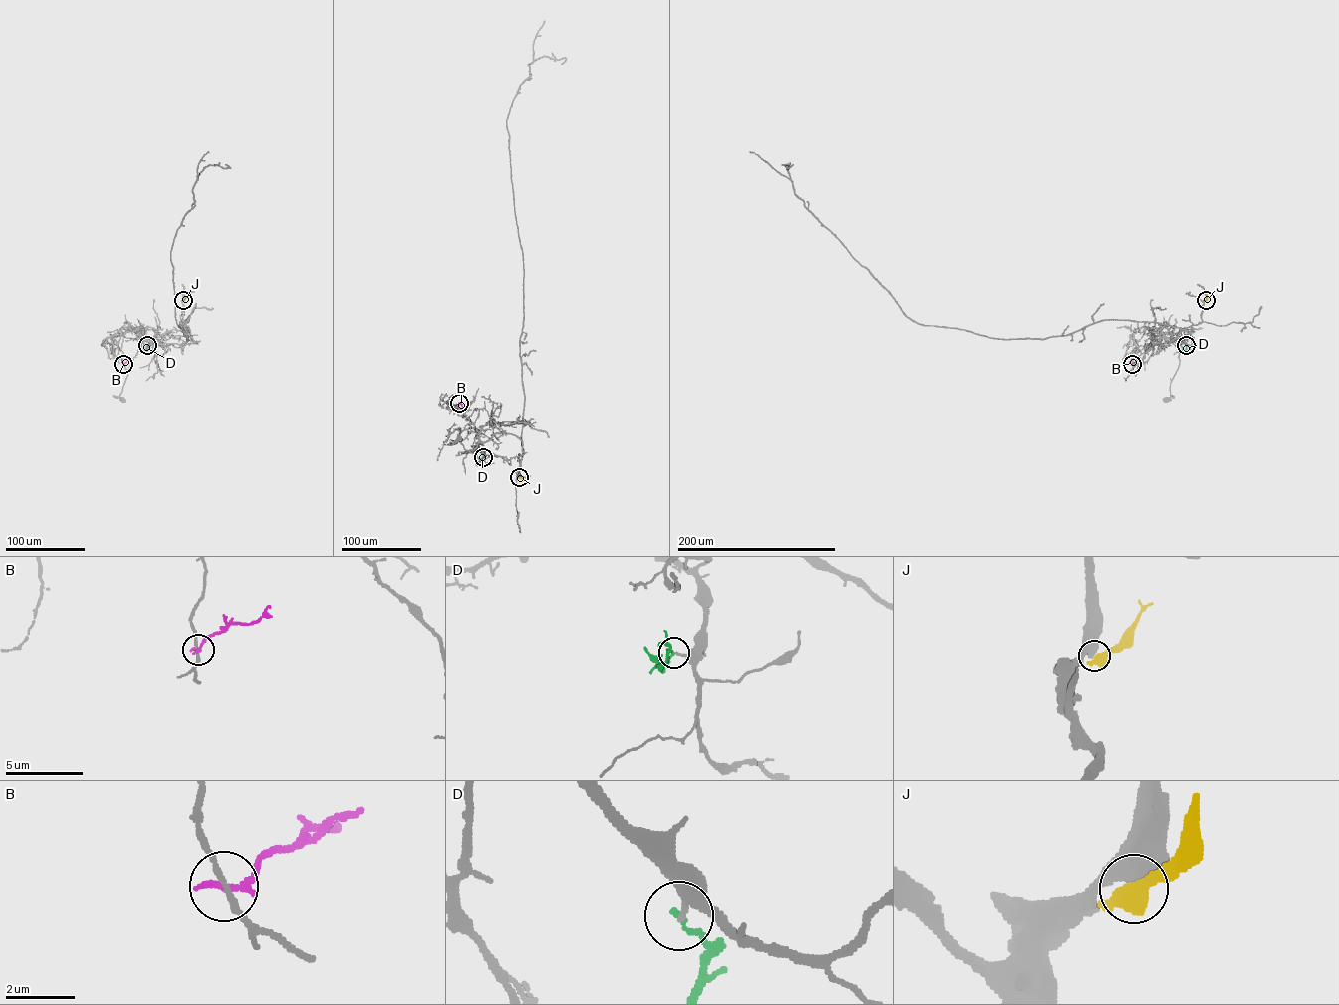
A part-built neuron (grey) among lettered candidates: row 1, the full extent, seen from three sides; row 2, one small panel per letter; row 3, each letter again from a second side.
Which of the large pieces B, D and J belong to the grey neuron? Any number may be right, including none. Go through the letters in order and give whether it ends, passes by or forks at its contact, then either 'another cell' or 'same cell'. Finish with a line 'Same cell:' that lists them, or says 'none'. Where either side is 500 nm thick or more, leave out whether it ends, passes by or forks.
B: it ends there; another cell
D: it ends there; another cell
J: another cell
Same cell: none

